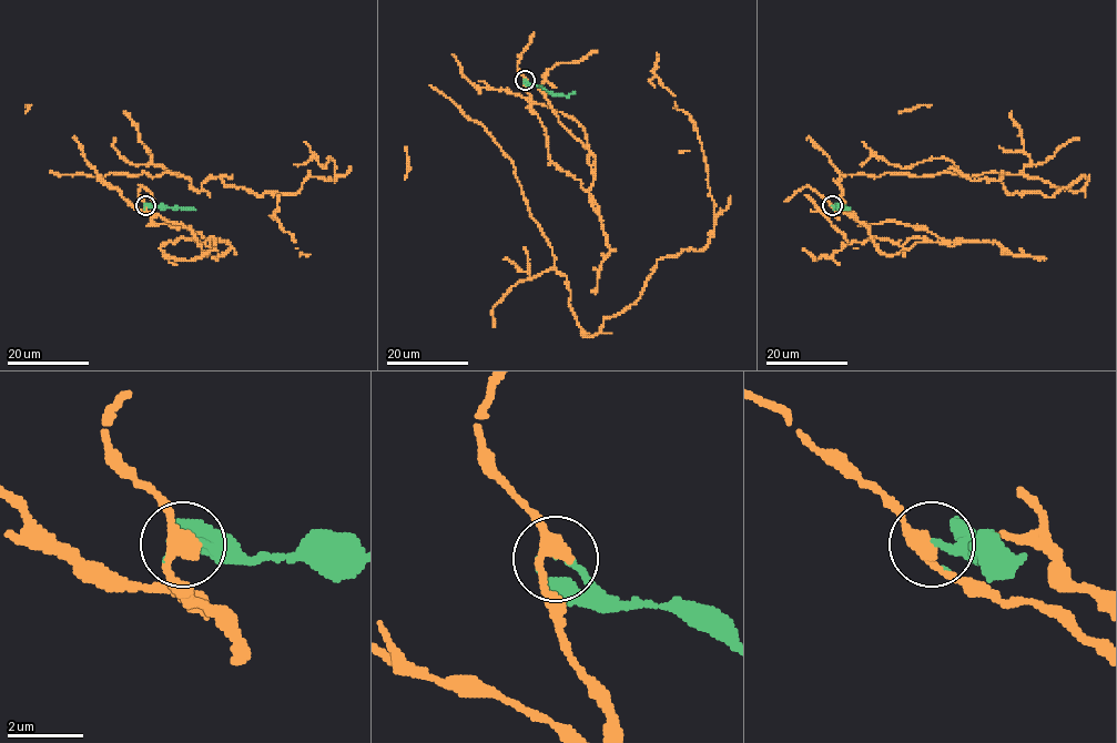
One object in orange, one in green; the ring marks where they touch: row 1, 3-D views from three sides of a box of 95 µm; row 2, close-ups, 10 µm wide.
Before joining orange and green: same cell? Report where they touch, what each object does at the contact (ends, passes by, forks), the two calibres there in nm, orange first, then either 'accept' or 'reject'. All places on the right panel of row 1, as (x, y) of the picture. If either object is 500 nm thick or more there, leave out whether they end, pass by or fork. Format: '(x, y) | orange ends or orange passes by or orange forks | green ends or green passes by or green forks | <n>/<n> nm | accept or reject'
(832, 205) | orange passes by | green passes by | 360/110 nm | reject

